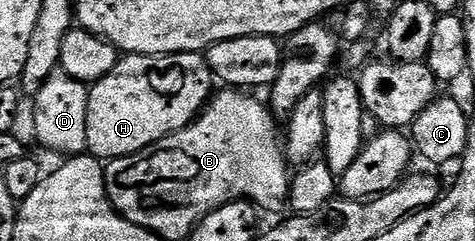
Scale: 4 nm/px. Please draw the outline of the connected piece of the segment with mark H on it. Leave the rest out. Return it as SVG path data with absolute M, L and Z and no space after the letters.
M181 51L178 55L126 54L118 58L111 74L89 87L88 154L108 161L139 153L193 122L205 110L214 91L213 72L204 54L196 51Z

